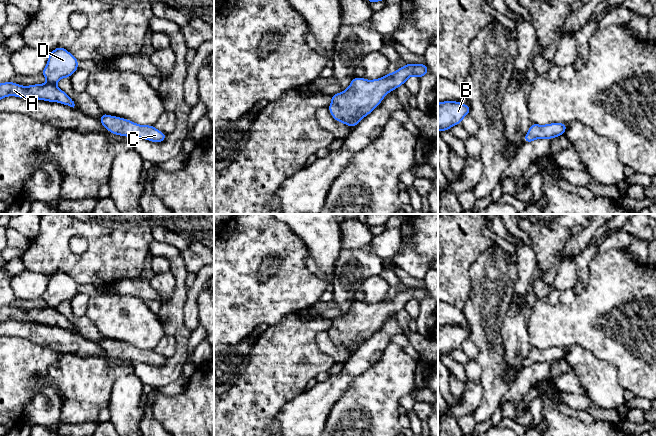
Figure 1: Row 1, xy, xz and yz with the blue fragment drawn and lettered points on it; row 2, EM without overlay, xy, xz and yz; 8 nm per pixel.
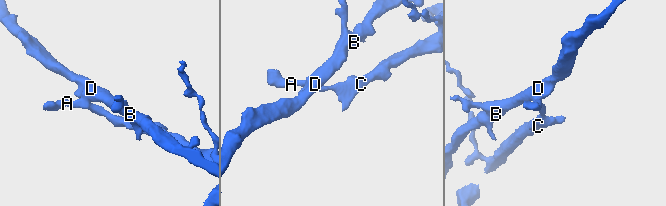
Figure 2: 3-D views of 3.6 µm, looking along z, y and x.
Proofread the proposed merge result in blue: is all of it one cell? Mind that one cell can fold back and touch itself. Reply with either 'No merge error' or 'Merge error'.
No merge error

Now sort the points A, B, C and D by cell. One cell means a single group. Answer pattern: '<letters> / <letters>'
A B C D

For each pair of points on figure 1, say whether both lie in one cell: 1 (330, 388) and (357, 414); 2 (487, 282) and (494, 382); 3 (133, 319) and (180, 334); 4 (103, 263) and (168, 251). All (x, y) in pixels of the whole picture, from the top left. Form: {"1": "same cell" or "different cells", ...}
{"1": "different cells", "2": "same cell", "3": "different cells", "4": "different cells"}

